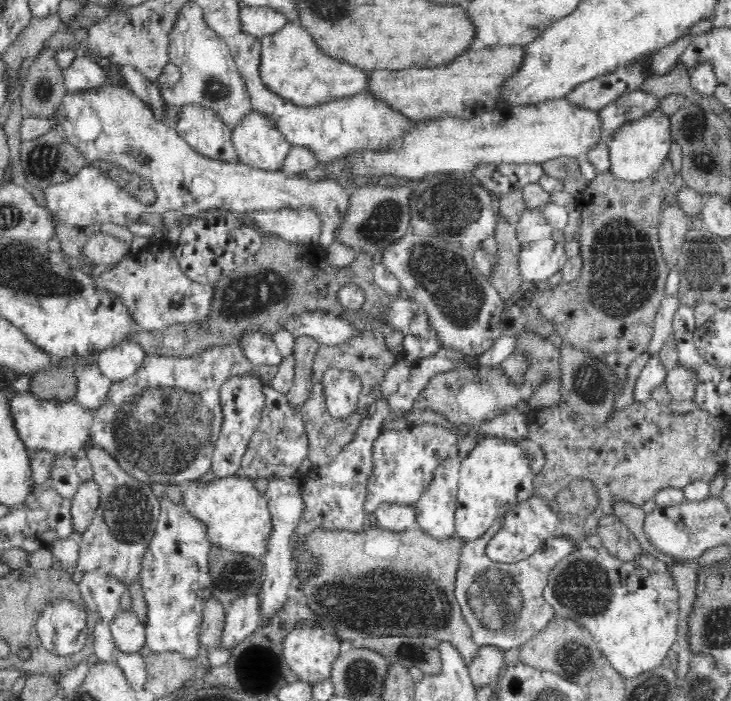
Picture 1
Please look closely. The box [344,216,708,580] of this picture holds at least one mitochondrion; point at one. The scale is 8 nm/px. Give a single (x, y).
(623, 277)

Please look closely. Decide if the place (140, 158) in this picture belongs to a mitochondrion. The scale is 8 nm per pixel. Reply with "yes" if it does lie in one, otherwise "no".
yes

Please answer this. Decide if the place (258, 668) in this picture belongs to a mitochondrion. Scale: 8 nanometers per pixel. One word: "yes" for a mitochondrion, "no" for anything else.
yes

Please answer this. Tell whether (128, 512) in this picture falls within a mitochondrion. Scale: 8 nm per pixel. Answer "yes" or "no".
yes

